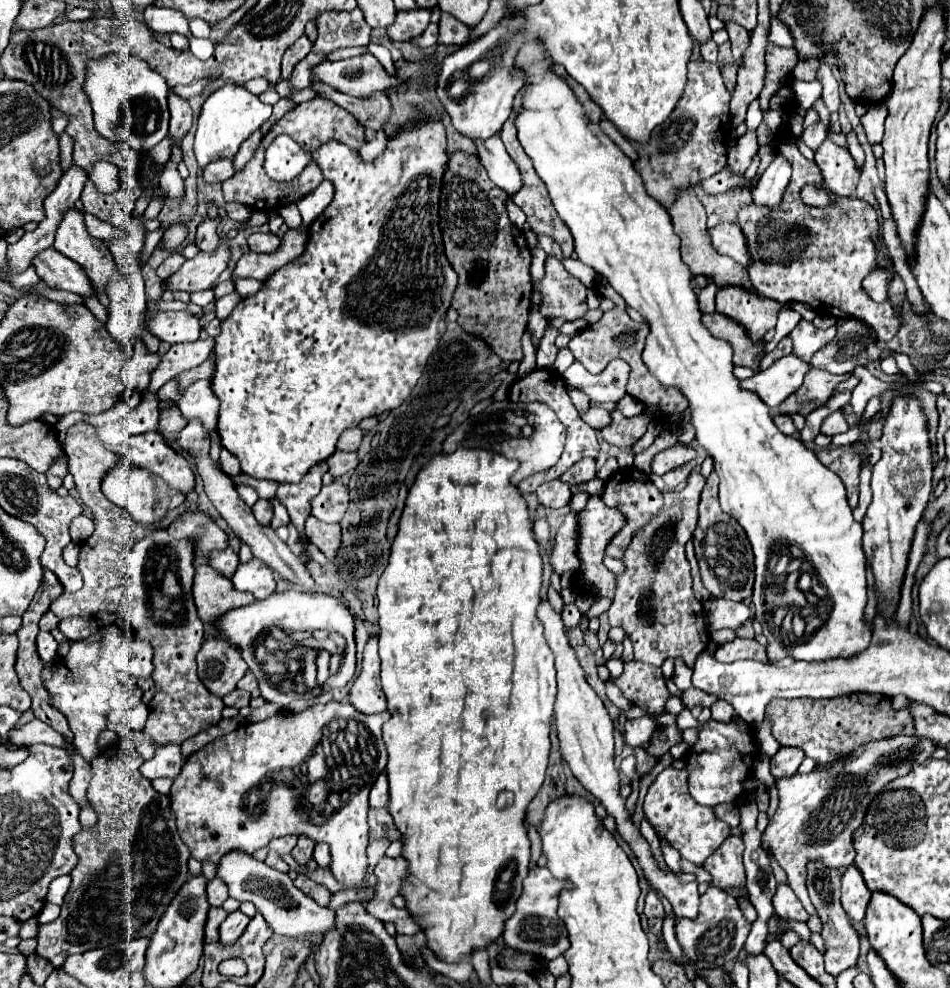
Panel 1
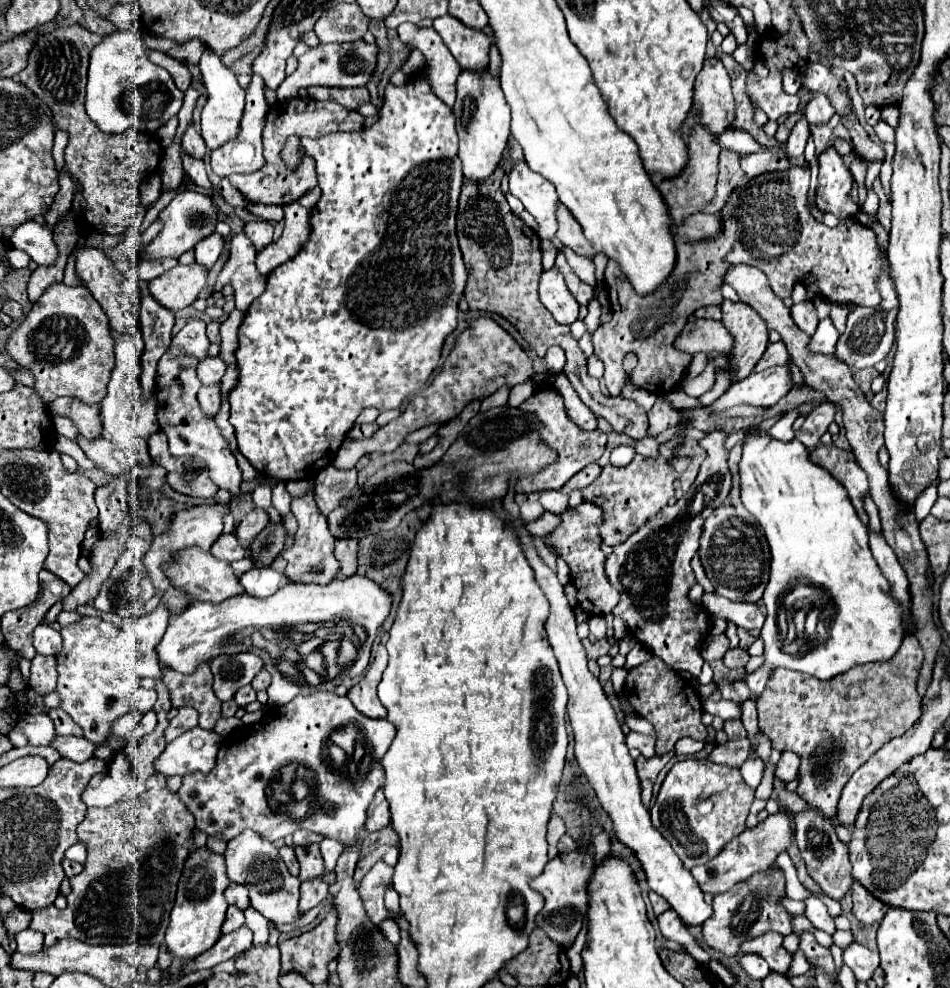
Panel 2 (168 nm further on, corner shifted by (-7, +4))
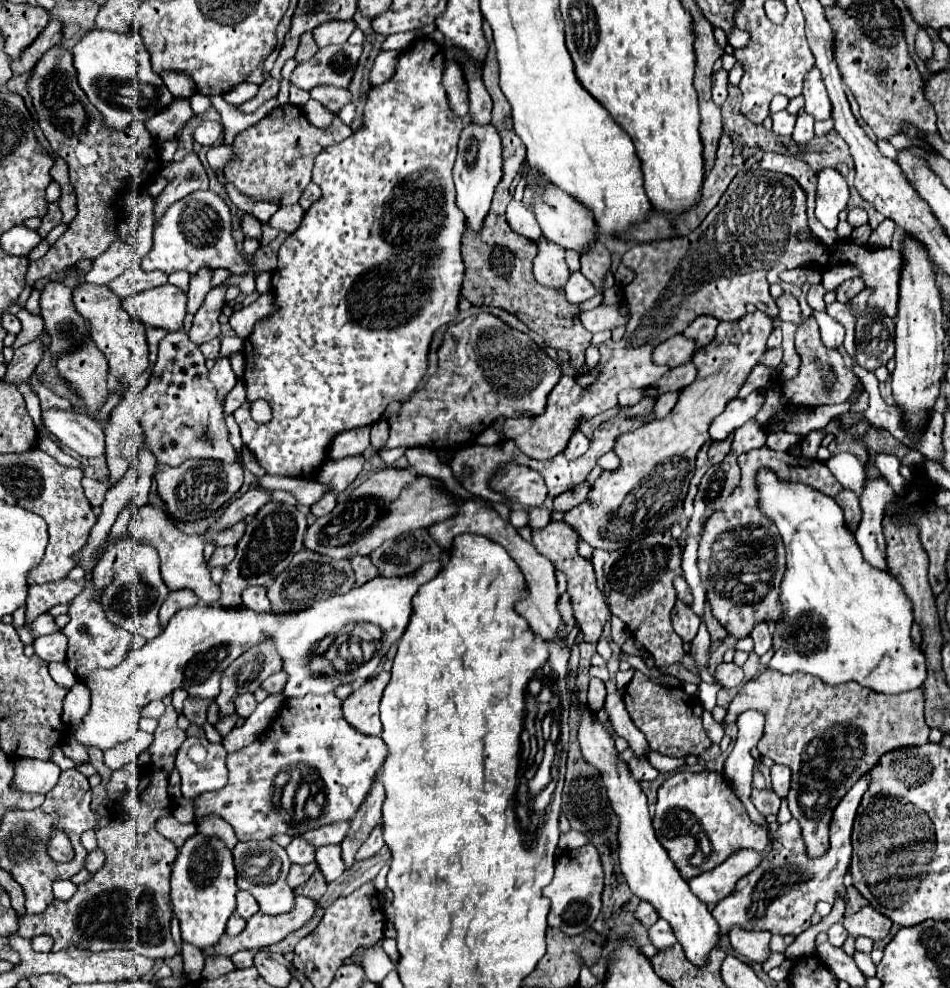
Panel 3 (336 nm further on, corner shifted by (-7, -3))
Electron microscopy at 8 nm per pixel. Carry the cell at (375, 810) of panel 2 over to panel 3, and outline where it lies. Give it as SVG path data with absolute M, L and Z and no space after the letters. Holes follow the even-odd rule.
M376 825L370 833L370 837L366 839L366 843L358 849L356 853L356 861L362 861L362 859L368 859L372 855L376 855L384 845L384 839L382 839L382 825Z

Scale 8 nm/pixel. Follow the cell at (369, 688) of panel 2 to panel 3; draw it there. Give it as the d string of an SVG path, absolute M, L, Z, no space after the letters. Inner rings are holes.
M380 671L378 675L370 677L360 689L356 689L350 697L342 701L344 719L360 733L366 733L366 735L382 733L378 703L388 681L390 681L390 673Z

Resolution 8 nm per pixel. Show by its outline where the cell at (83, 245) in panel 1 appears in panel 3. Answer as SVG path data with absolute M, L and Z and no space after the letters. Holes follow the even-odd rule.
M78 285L72 289L72 301L78 313L90 321L90 337L96 347L106 355L112 375L132 385L136 377L148 367L146 327L142 323L136 323L134 319L130 319L130 315L126 315L126 311L122 311L122 299L118 299L118 295L114 295L108 285Z

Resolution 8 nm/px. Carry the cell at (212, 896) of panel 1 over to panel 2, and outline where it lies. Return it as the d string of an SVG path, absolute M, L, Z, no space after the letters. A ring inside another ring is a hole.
M234 882L226 888L226 900L228 900L228 904L238 906L240 910L246 910L250 906L250 898L248 898L246 888L242 888L240 884L234 884Z

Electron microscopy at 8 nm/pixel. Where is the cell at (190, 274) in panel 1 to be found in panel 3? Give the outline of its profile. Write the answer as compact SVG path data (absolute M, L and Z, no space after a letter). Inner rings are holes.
M160 285L122 301L124 309L132 319L144 323L146 327L162 327L168 331L178 331L186 315L186 291L176 285Z

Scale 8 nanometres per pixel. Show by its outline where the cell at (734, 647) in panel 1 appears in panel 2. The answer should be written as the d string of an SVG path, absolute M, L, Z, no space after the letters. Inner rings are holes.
M734 648L734 650L728 650L726 656L724 656L724 666L726 668L744 668L746 662L750 660L750 654L742 648Z

